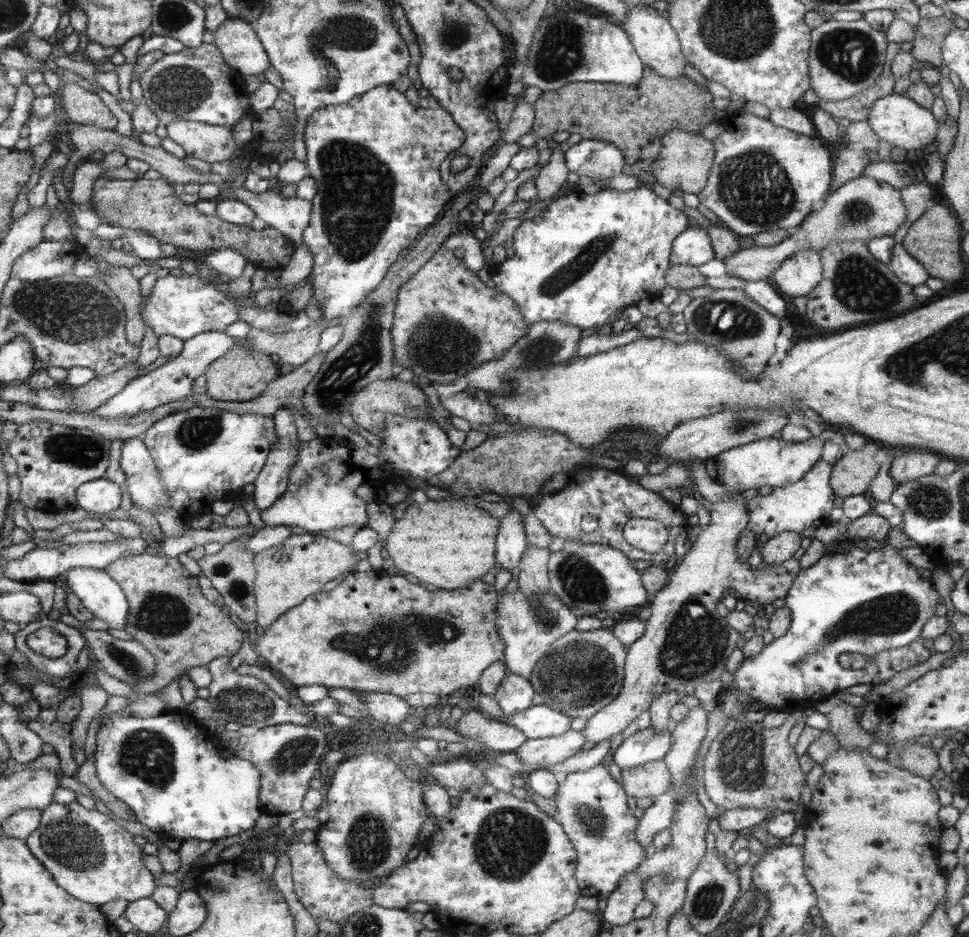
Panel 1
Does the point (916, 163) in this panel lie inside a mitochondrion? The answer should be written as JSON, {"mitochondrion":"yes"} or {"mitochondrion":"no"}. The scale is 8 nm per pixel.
{"mitochondrion":"no"}

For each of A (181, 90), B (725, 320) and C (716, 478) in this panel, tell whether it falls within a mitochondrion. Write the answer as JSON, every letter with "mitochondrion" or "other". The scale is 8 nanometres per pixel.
{"A":"mitochondrion","B":"mitochondrion","C":"other"}

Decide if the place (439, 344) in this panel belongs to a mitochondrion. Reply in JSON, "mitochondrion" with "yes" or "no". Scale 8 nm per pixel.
{"mitochondrion":"yes"}

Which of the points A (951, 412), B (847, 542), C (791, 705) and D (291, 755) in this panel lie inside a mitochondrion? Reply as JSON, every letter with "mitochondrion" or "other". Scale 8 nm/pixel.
{"A":"other","B":"other","C":"other","D":"mitochondrion"}

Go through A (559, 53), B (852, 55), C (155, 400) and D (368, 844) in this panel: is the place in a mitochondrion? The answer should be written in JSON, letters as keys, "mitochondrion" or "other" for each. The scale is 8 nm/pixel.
{"A":"mitochondrion","B":"mitochondrion","C":"other","D":"mitochondrion"}

